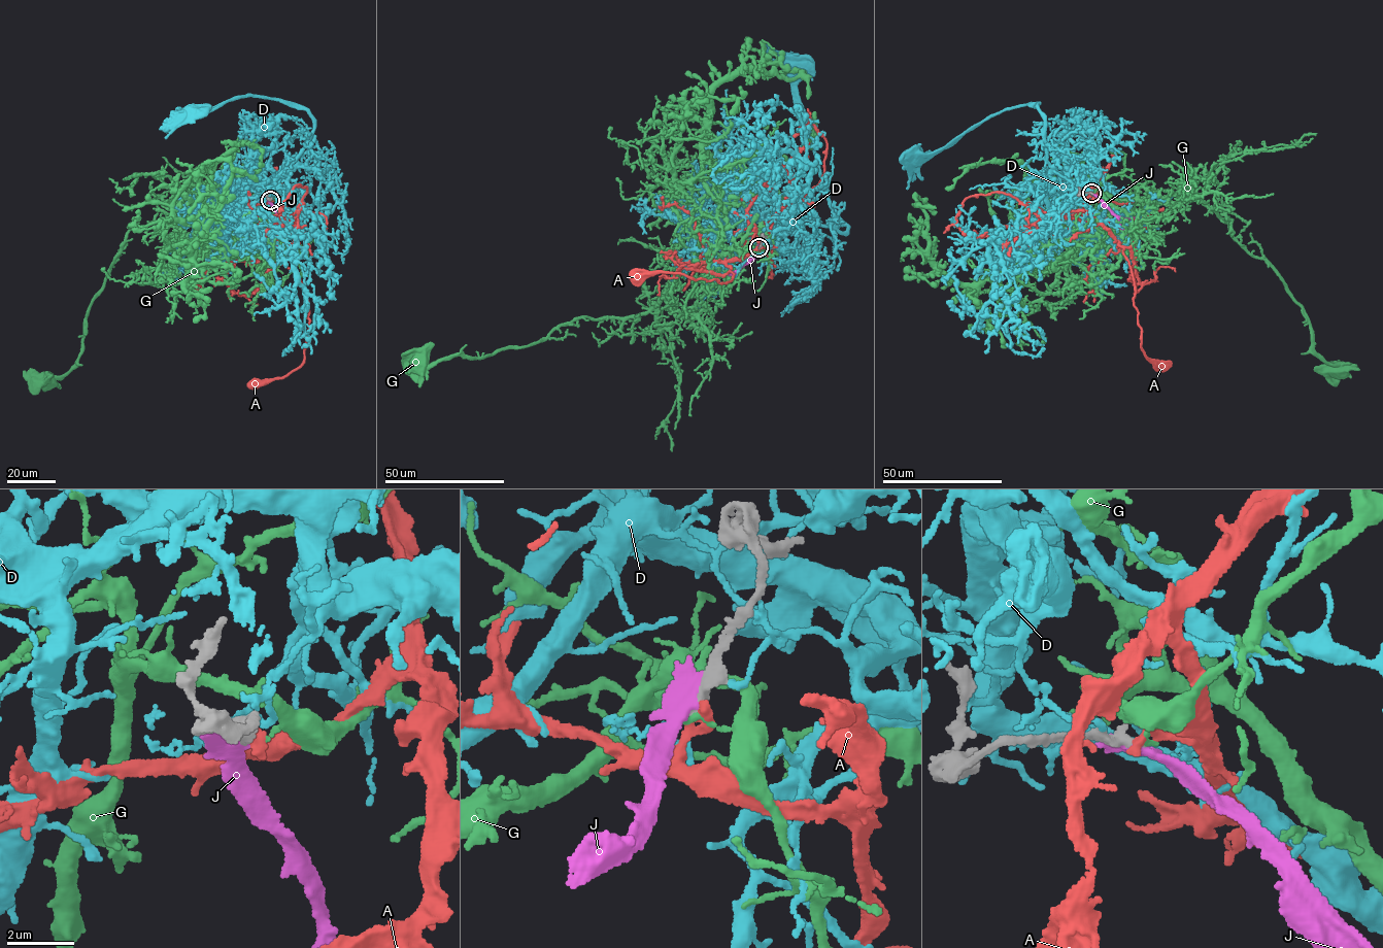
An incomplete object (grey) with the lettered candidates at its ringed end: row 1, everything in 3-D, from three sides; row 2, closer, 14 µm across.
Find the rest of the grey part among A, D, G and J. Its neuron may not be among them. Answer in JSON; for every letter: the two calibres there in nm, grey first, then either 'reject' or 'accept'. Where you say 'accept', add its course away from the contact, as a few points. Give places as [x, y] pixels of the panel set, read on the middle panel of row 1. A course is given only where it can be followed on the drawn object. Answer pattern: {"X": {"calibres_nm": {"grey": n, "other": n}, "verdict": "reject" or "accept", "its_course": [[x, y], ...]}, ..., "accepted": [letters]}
{"A": {"calibres_nm": {"grey": 360, "other": 320}, "verdict": "accept", "its_course": [[759, 247], [770, 254], [760, 246], [727, 262], [734, 274], [724, 283], [666, 272], [638, 276]]}, "D": {"calibres_nm": {"grey": 260, "other": 170}, "verdict": "reject"}, "G": {"calibres_nm": {"grey": 320, "other": 140}, "verdict": "reject"}, "J": {"calibres_nm": {"grey": 400, "other": 500}, "verdict": "reject"}, "accepted": ["A"]}

